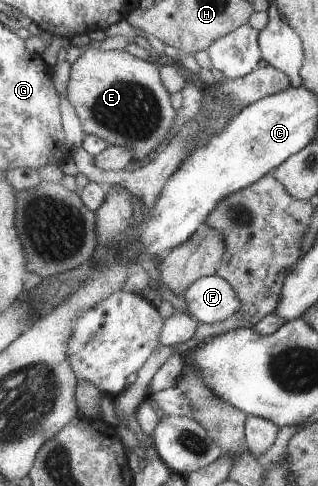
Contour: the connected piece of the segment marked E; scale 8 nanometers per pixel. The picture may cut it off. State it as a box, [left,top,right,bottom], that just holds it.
[68,44,178,161]

